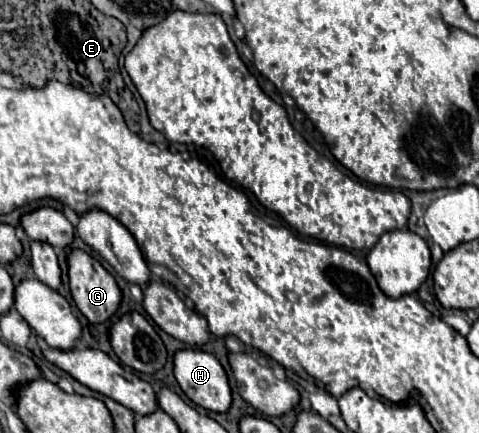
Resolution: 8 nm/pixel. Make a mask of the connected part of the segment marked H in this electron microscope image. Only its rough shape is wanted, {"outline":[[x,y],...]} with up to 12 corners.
{"outline":[[175,354],[175,378],[189,400],[225,414],[227,372],[213,354]]}

